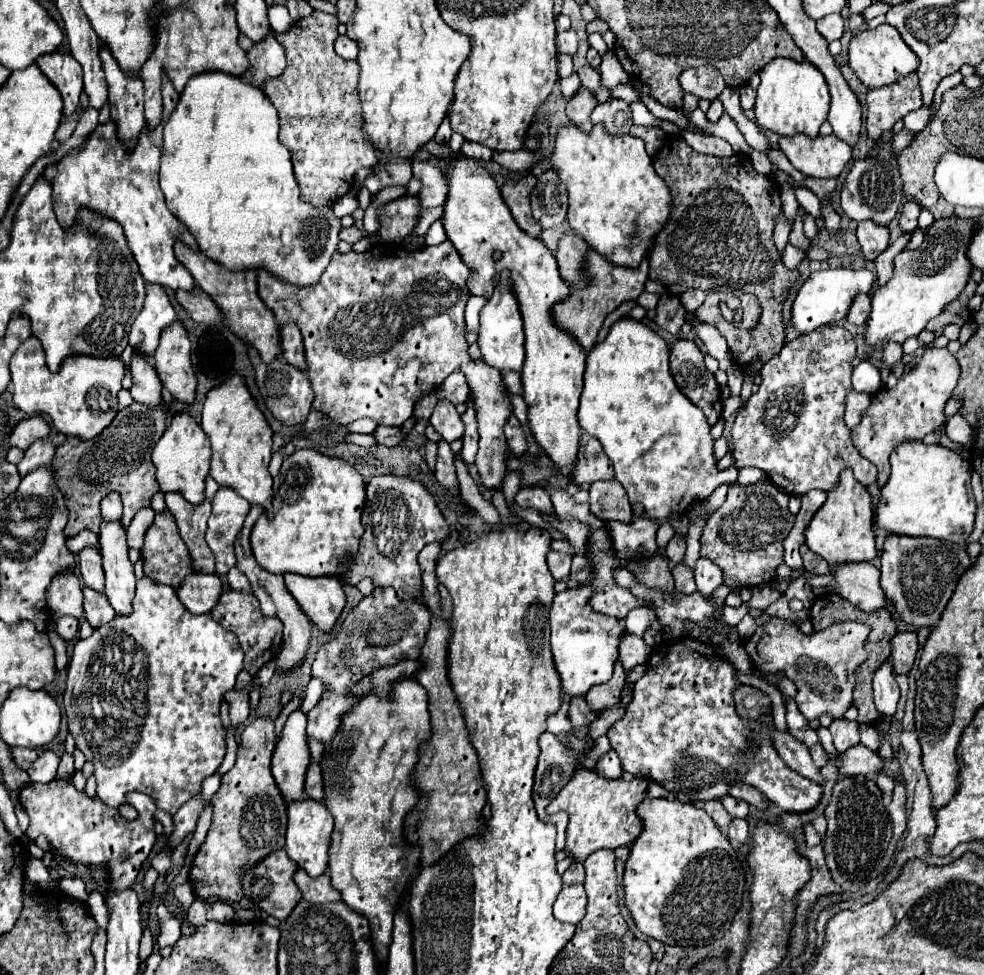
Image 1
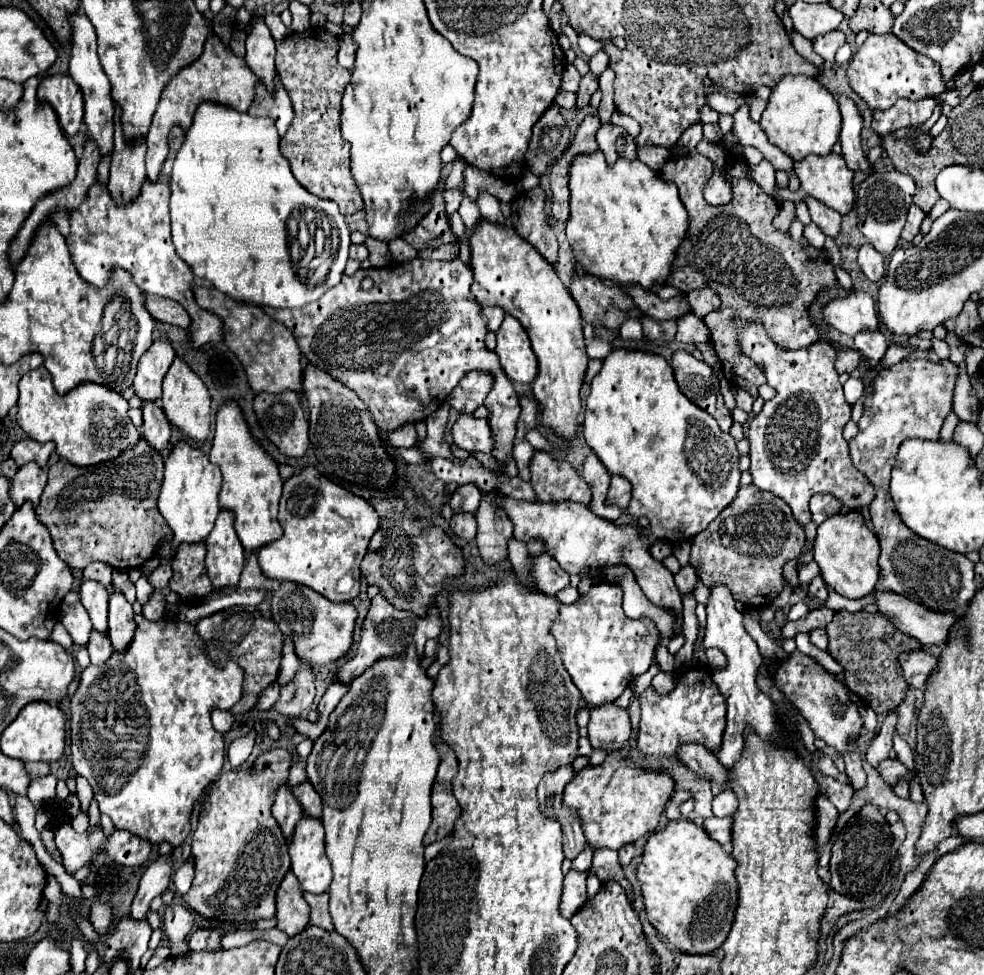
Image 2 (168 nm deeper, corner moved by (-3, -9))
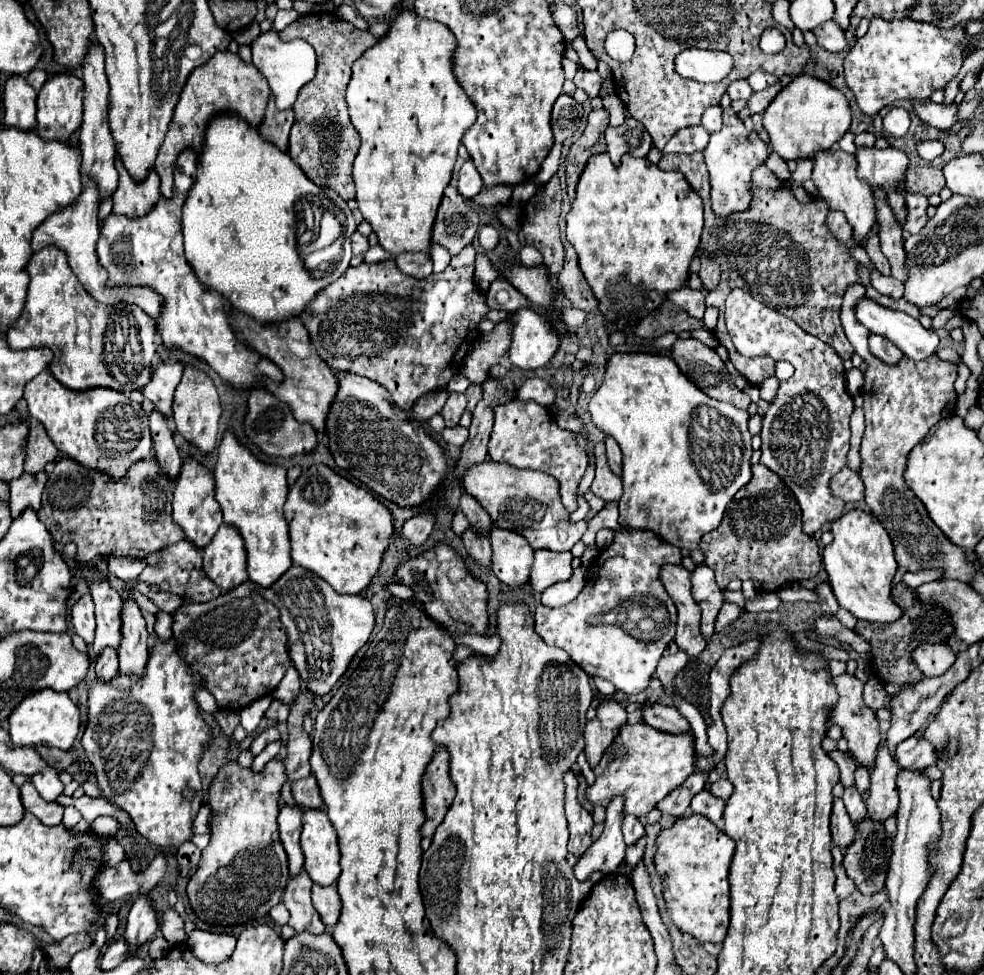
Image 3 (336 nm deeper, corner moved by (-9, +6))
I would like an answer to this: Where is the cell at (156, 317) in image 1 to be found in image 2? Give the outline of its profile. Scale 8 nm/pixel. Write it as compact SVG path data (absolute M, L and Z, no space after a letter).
M163 334L153 340L153 344L141 356L137 364L137 374L133 380L135 394L141 400L157 400L161 396L161 380L175 358L171 340Z

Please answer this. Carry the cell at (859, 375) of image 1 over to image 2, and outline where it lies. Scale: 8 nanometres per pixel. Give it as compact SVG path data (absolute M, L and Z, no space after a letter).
M849 378L845 384L845 398L849 404L855 404L863 396L863 382L859 378Z

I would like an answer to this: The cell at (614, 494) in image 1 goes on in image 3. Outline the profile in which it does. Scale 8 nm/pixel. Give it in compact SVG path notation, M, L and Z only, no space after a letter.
M607 437L605 445L607 445L607 463L609 463L611 471L621 475L621 449L619 449L617 441L613 437Z

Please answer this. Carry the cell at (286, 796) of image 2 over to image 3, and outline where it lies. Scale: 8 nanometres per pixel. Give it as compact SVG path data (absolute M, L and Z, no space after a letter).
M285 805L279 811L279 837L283 841L289 859L289 877L295 877L303 871L303 851L299 845L301 815L303 811L299 807L289 807L289 805Z

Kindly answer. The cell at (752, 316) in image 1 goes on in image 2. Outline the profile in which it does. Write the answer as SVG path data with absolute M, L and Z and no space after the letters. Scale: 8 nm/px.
M709 288L689 292L689 294L687 294L687 300L689 300L691 312L693 312L697 318L707 316L709 312L713 312L713 310L717 310L717 308L721 306L719 296L717 296L713 290L709 290Z

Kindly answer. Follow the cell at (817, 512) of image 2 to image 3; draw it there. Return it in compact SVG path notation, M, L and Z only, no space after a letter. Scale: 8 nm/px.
M843 467L833 479L831 479L831 491L833 495L841 497L843 501L861 501L863 499L863 481L859 477L857 471L849 469L849 467Z

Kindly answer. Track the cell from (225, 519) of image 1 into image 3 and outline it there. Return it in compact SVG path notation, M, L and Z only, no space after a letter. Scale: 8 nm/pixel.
M221 525L213 541L203 549L203 571L221 591L247 581L243 541L231 525Z

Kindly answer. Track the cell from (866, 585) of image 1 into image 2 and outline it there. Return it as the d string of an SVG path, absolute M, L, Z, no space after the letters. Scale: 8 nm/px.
M875 590L871 594L879 614L885 614L893 620L893 626L907 636L917 638L923 646L941 646L947 642L947 634L957 620L953 612L933 612L925 606L909 600L907 596L893 594L887 590Z

